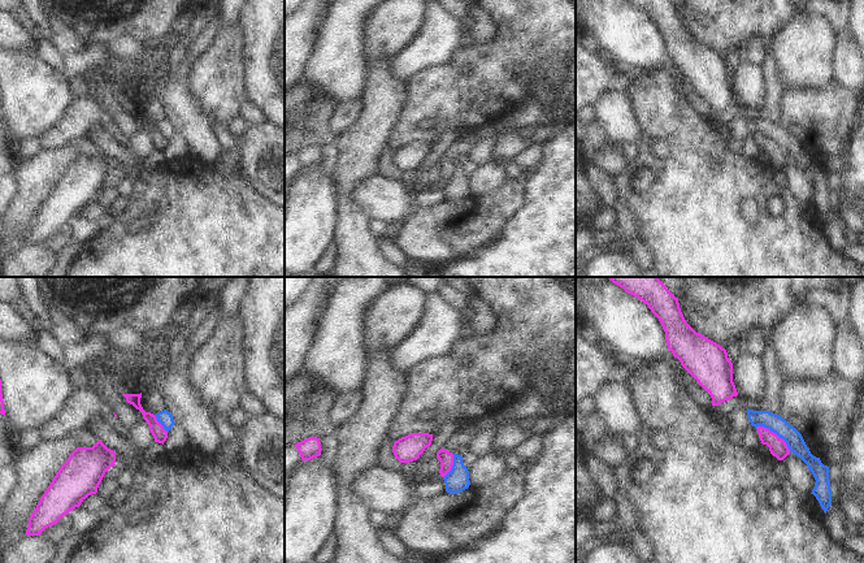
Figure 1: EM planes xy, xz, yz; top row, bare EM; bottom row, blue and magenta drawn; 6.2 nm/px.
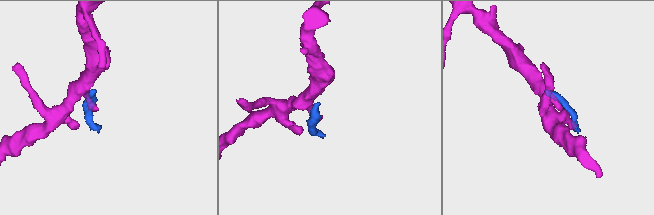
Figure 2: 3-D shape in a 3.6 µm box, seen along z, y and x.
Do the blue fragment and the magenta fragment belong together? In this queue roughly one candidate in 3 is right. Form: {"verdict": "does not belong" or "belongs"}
{"verdict": "does not belong"}

